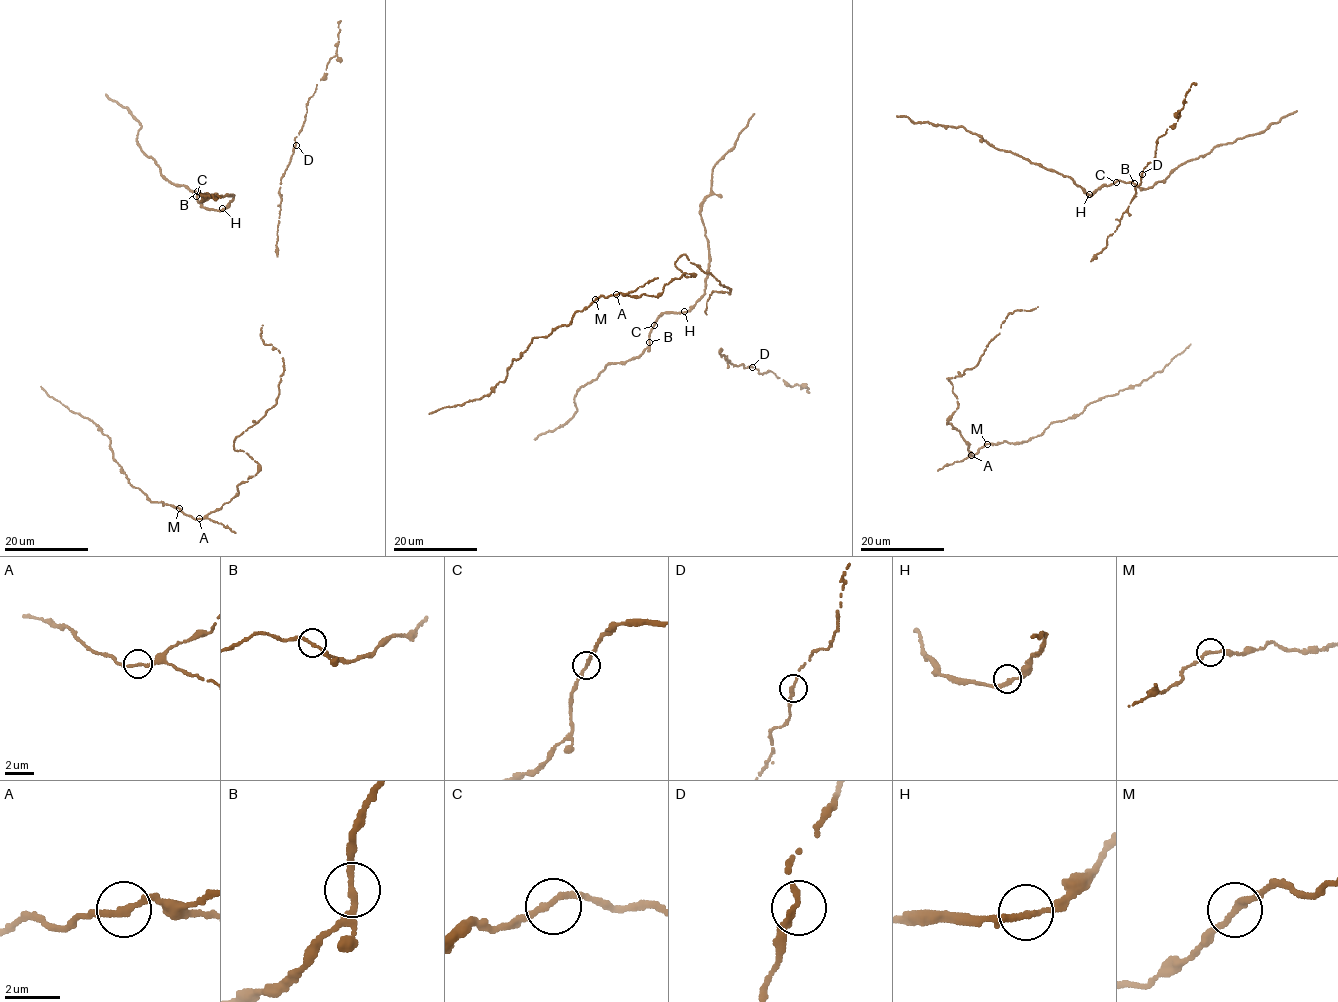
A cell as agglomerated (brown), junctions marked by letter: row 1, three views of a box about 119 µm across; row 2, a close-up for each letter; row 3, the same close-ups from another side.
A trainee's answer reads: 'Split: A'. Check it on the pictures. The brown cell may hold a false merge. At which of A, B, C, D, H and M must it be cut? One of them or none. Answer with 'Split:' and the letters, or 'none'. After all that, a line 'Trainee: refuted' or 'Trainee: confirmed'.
Split: none
Trainee: refuted

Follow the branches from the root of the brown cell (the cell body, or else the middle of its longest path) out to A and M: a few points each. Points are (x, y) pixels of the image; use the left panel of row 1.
A: (281, 378), (275, 404), (234, 441), (234, 450), (256, 461), (256, 474), (220, 509), (199, 518)
M: (281, 378), (275, 404), (234, 441), (234, 450), (256, 461), (256, 474), (201, 519), (179, 508)

